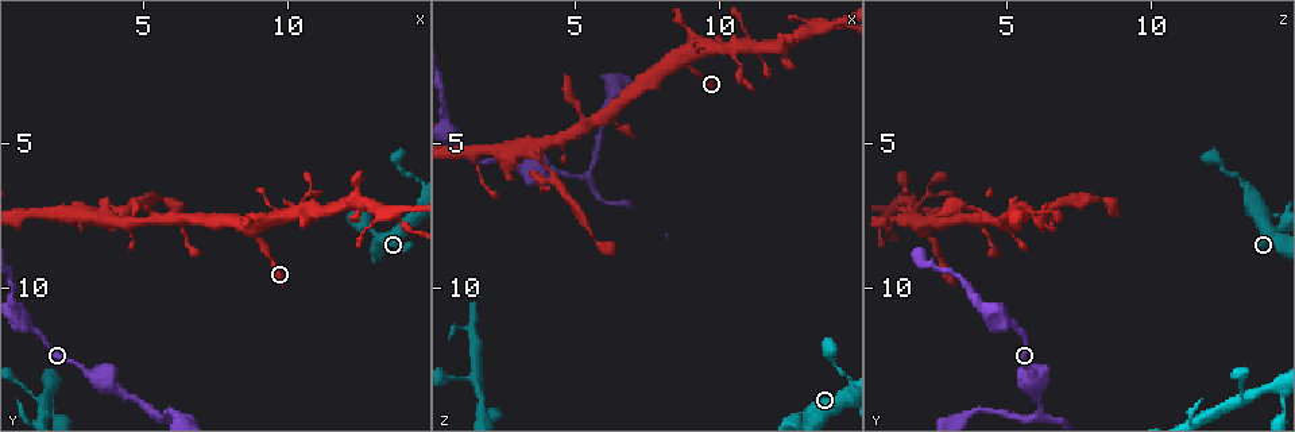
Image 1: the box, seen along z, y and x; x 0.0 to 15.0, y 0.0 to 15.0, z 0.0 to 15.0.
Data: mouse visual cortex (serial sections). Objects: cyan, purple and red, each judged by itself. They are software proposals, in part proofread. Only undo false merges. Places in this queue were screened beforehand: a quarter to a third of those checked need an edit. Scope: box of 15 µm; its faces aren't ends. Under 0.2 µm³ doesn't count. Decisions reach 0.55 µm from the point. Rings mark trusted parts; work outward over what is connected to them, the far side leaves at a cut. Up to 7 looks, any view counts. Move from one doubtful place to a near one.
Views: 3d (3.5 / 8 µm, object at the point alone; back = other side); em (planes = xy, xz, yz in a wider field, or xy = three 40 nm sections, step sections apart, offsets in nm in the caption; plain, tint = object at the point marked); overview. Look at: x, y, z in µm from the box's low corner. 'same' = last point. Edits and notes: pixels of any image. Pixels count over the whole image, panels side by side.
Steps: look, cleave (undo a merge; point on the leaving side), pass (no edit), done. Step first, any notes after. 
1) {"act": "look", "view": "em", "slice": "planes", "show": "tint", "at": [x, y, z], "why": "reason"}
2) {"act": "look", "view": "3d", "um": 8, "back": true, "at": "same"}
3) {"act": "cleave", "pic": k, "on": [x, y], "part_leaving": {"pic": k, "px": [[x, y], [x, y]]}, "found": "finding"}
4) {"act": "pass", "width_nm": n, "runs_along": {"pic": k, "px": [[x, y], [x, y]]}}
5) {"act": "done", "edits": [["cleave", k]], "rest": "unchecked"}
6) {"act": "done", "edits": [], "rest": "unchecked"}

{"act": "look", "view": "3d", "um": 3.5, "at": [4.2, 13.7, 6.0], "why": "sudden change in width"}

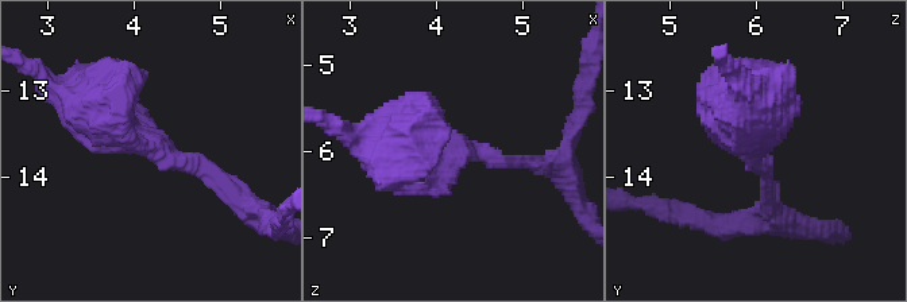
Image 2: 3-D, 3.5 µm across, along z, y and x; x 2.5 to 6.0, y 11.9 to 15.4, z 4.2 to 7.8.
{"act": "look", "view": "em", "slice": "xy", "step": 5, "show": "tint", "at": [4.20, 13.60, 5.95], "arm_widths_nm": [200, 700]}

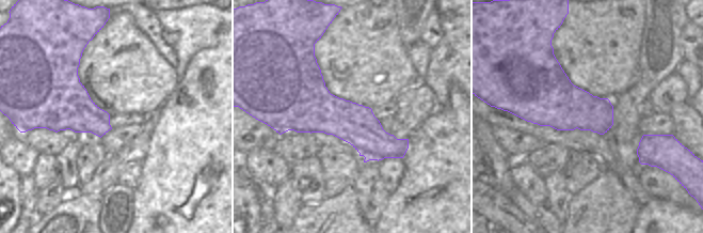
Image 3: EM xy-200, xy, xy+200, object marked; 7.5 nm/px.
{"act": "pass", "runs_along": {"pic": 2, "px": [[72, 97], [226, 184]]}, "found": "all the same cell"}

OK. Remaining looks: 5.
{"act": "look", "view": "3d", "um": 8, "at": [4.3, 7.5, 6.2], "why": "sudden change in width"}

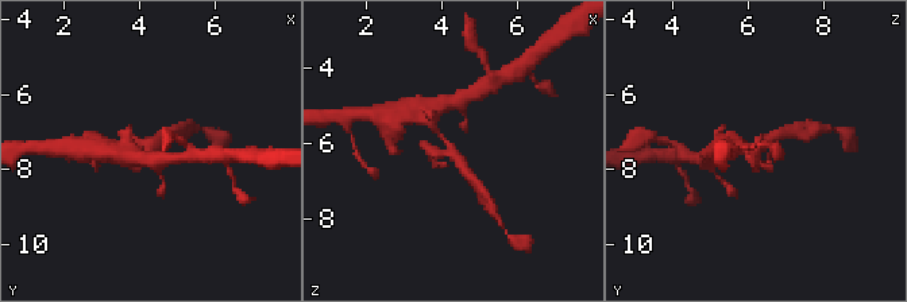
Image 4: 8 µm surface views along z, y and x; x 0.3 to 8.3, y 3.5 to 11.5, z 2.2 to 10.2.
{"act": "look", "view": "3d", "um": 3.5, "at": [4.2, 7.5, 6.2]}

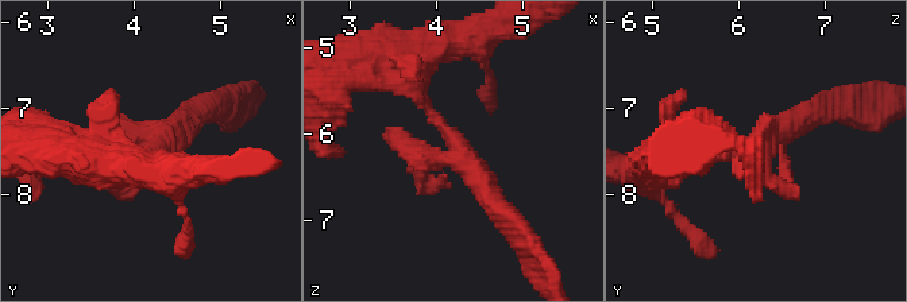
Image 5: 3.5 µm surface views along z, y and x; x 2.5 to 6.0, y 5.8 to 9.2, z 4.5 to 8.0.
{"act": "look", "view": "em", "slice": "xy", "step": 5, "show": "tint", "at": [4.30, 7.50, 6.15]}

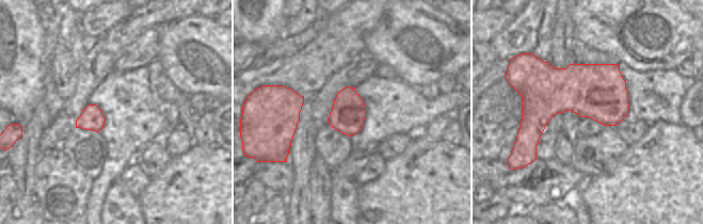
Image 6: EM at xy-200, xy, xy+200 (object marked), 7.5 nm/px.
{"act": "cleave", "pic": 5, "on": [780, 146], "part_leaving": {"pic": 5, "px": [[444, 128], [516, 225]]}, "found": "a second cell is stuck on"}

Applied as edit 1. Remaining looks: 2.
{"act": "done", "edits": [["cleave", 5]], "rest": "unchecked"}

